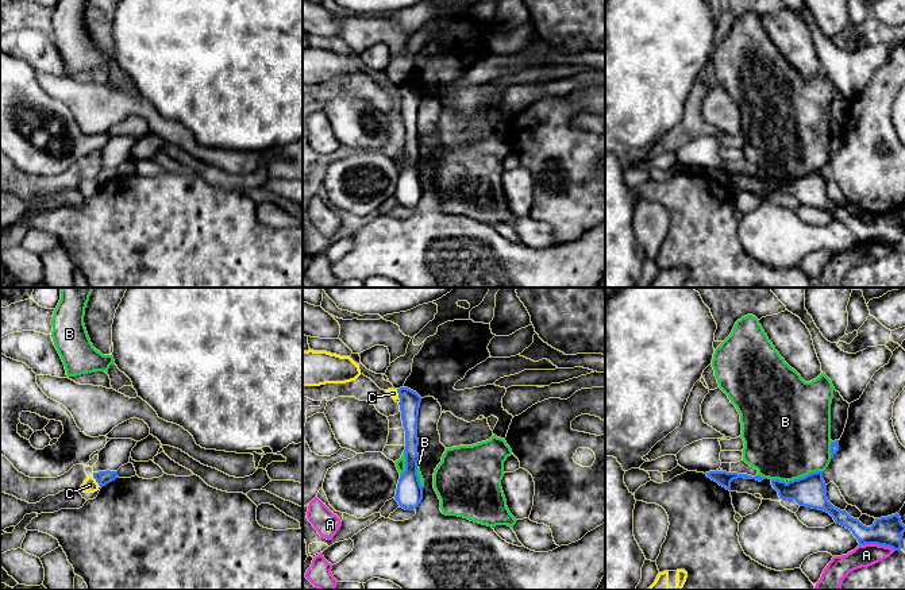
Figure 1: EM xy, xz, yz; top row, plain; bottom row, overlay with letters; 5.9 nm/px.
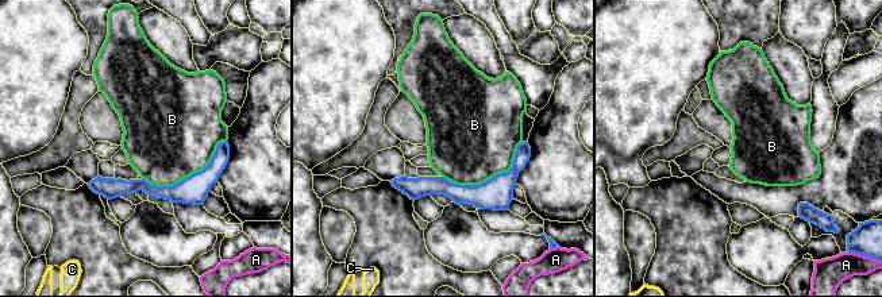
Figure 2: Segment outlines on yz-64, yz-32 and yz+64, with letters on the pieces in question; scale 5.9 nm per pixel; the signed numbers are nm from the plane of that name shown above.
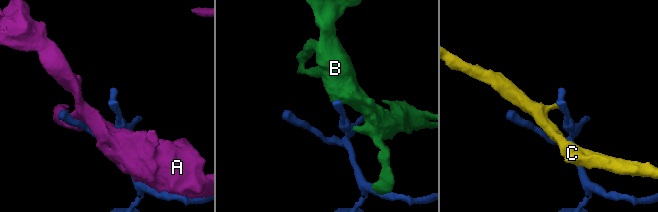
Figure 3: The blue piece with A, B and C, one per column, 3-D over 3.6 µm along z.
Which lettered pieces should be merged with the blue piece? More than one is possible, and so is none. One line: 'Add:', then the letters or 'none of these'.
Add: none of these

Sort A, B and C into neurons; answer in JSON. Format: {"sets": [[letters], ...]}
{"sets": [["A"], ["B"], ["C"]]}

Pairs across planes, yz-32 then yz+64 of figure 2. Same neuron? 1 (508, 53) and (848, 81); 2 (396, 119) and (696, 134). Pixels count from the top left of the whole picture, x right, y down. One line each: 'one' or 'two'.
1: one
2: two

